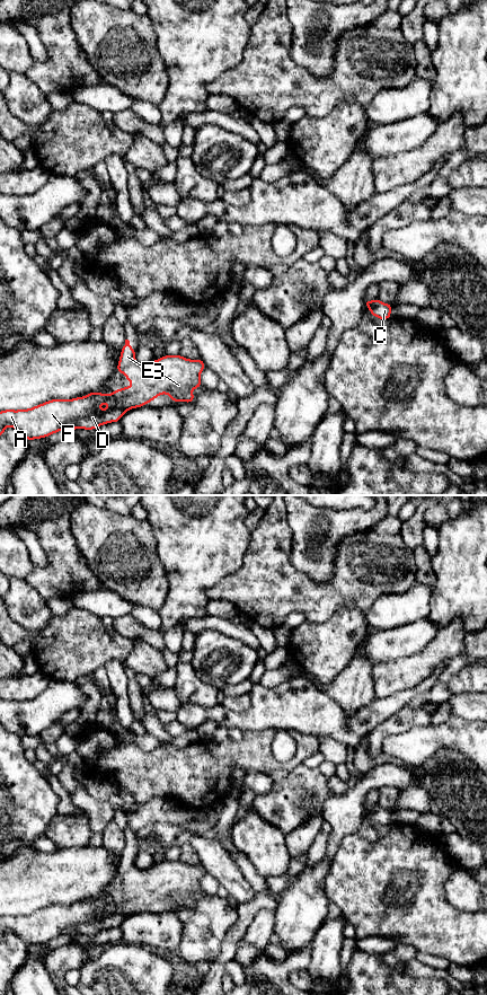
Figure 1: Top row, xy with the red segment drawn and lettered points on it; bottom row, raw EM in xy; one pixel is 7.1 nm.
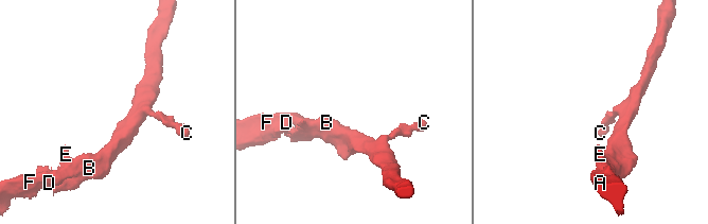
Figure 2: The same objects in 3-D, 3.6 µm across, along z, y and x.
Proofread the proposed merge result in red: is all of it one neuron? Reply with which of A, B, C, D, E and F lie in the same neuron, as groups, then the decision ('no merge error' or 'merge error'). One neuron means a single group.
A B C D E F | no merge error

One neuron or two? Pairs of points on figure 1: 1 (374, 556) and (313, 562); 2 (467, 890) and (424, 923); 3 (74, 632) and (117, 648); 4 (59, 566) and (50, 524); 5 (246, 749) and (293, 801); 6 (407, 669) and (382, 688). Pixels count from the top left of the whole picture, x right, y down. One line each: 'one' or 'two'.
1: two
2: two
3: one
4: one
5: two
6: one

